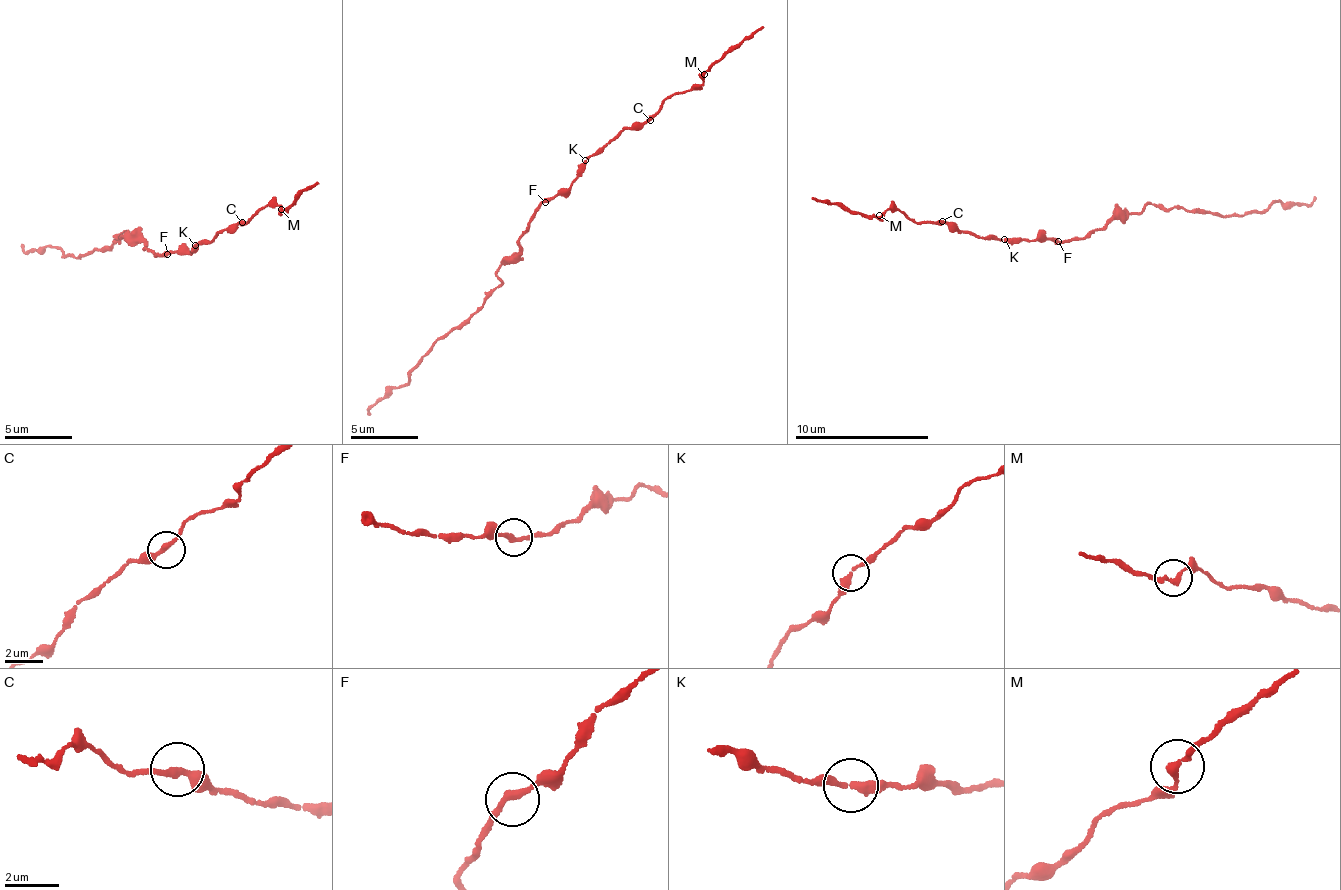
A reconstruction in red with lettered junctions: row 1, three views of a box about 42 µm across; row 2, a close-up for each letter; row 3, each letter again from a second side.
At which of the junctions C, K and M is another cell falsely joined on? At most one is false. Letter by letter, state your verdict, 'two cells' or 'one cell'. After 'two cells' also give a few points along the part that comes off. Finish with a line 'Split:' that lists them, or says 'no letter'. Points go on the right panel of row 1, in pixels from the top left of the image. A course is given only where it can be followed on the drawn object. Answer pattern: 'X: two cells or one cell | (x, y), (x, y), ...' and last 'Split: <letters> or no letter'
C: one cell
K: one cell
M: one cell
Split: no letter

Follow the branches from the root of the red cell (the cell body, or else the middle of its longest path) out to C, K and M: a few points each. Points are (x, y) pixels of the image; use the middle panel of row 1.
C: (533, 211), (551, 198), (566, 196), (590, 158), (604, 152), (622, 130), (640, 127), (650, 120)
K: (533, 211), (551, 198), (566, 196), (587, 161)
M: (533, 211), (566, 196), (590, 158), (604, 152), (622, 130), (652, 119), (670, 97), (699, 88), (704, 74)

